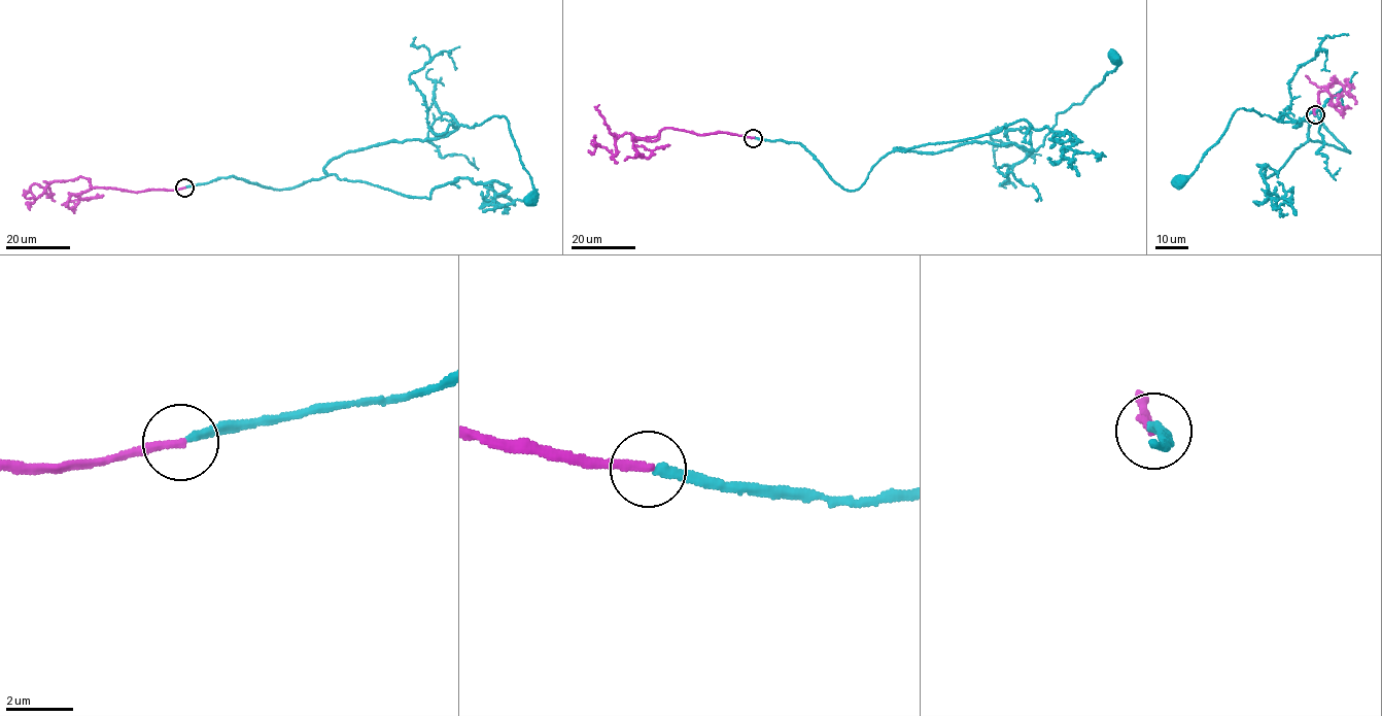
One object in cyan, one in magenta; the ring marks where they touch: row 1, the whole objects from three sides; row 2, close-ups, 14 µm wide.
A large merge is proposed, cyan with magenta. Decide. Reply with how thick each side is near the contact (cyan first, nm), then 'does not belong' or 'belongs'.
240 nm thick on the cyan side, 260 nm on the other; belongs

